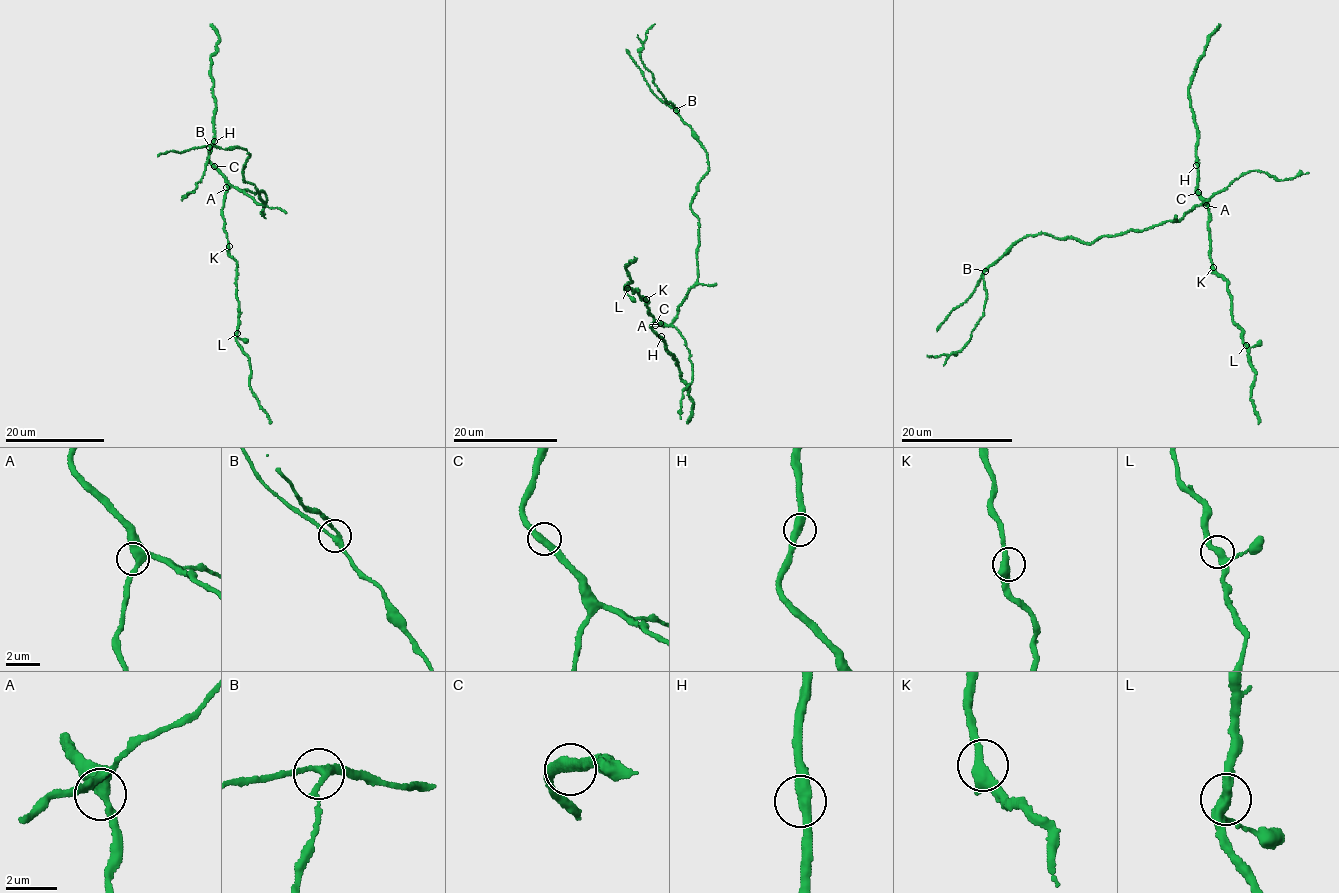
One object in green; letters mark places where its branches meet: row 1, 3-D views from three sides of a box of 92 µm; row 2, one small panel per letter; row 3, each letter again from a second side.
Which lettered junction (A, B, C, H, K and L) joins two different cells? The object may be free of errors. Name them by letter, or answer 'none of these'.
none of these

